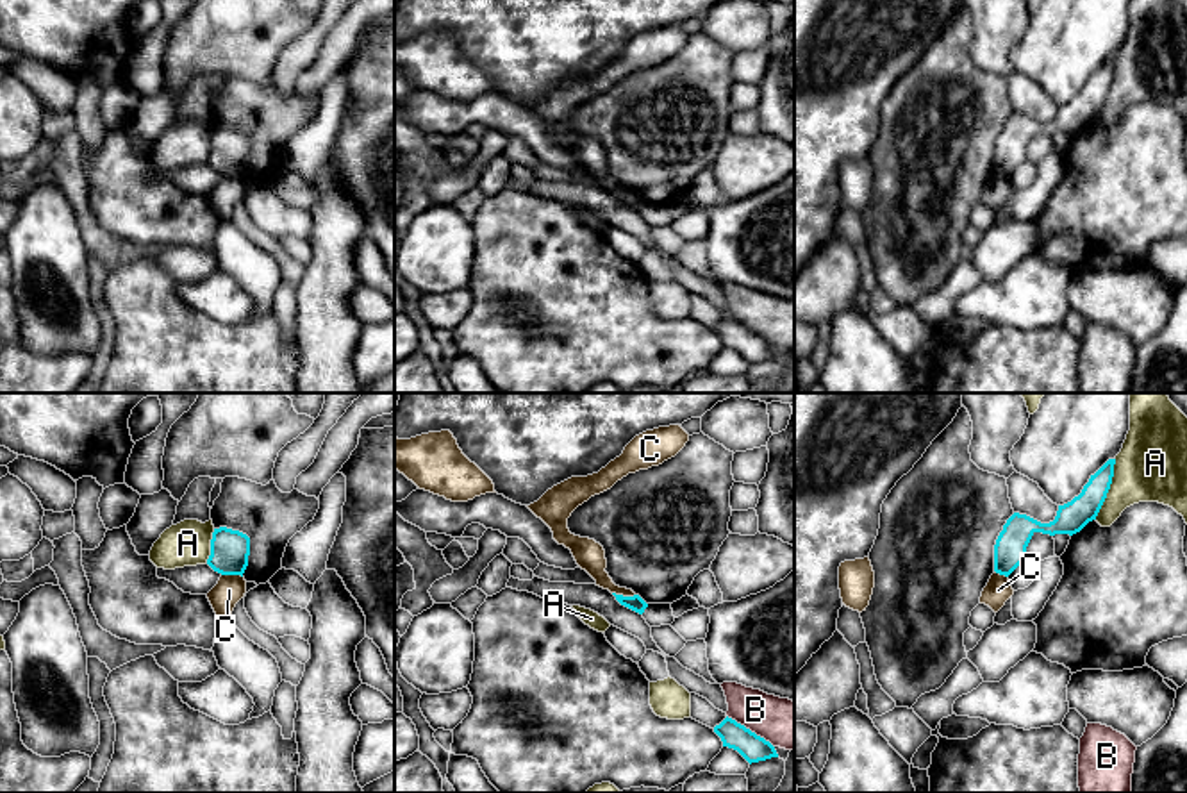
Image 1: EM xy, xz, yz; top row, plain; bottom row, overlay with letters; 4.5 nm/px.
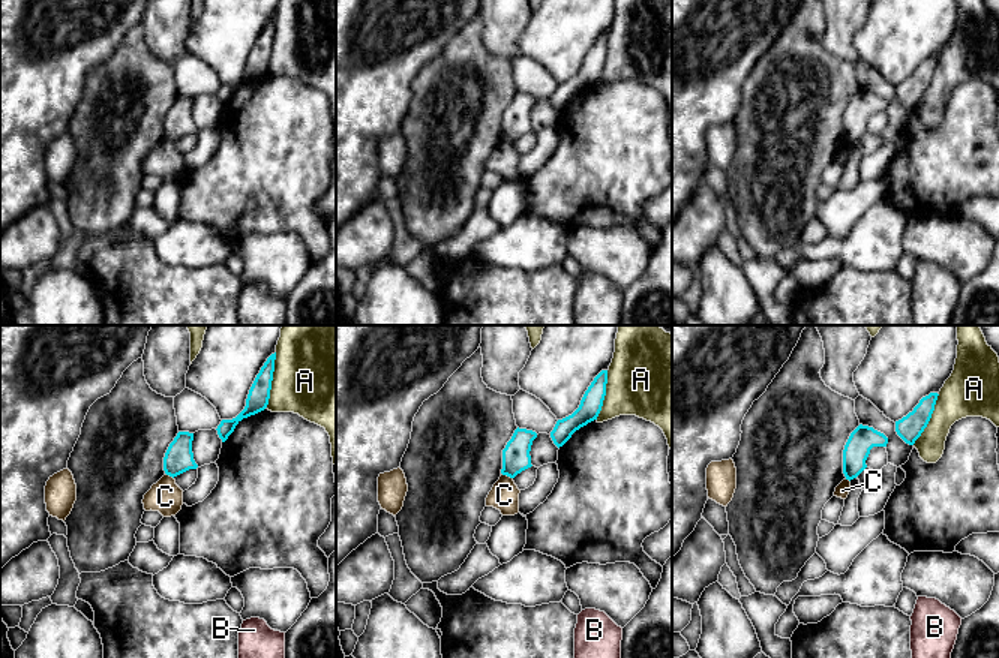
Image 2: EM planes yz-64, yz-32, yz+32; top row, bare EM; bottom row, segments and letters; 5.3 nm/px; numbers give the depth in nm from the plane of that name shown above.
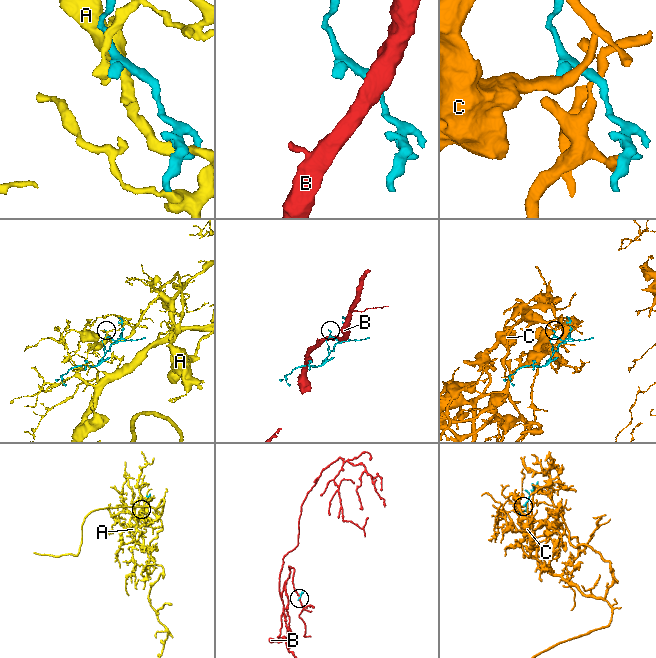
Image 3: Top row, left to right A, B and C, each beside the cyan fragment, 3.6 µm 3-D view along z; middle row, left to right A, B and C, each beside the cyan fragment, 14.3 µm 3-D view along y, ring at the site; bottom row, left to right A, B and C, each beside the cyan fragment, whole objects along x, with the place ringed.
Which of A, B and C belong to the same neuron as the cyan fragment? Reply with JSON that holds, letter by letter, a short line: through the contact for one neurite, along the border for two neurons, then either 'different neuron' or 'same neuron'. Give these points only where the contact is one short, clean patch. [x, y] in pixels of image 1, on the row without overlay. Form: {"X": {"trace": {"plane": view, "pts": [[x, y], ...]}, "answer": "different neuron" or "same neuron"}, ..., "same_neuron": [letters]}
{"A": {"answer": "different neuron"}, "B": {"trace": {"plane": "xz", "pts": [[727, 315], [763, 336], [773, 347]]}, "answer": "different neuron"}, "C": {"trace": {"plane": "xz", "pts": [[613, 191], [634, 195]]}, "answer": "different neuron"}, "same_neuron": []}

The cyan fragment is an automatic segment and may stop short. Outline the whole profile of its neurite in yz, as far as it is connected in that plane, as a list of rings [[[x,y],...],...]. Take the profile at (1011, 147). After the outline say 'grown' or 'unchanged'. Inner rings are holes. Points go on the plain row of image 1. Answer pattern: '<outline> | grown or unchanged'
[[[1108,59],[1082,93],[1071,102],[1058,105],[1057,116],[1050,123],[1041,123],[1026,114],[1014,113],[994,145],[994,171],[1009,177],[1026,161],[1026,146],[1035,132],[1042,134],[1076,134],[1089,121],[1096,120],[1112,84],[1116,59]]] | unchanged

